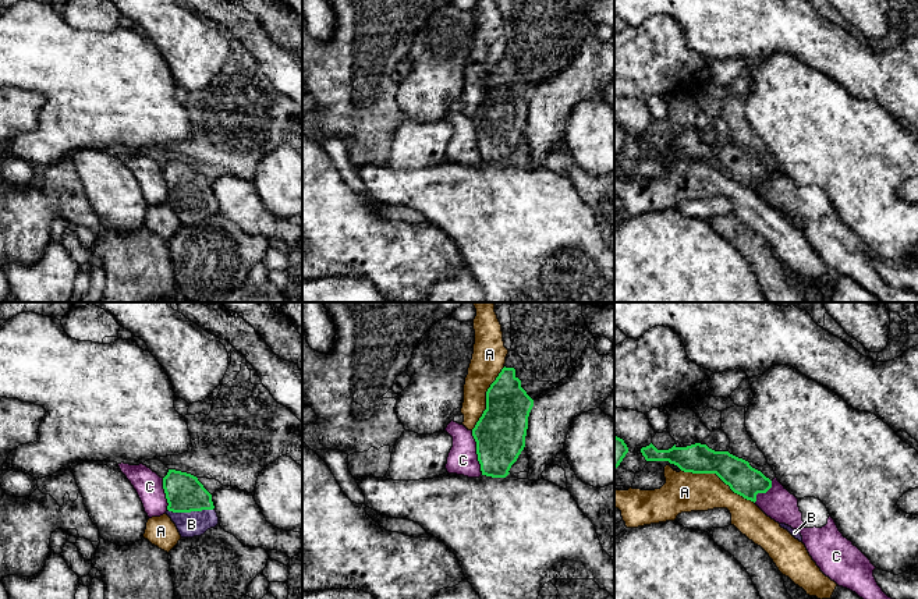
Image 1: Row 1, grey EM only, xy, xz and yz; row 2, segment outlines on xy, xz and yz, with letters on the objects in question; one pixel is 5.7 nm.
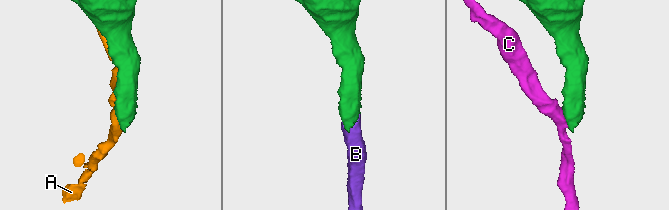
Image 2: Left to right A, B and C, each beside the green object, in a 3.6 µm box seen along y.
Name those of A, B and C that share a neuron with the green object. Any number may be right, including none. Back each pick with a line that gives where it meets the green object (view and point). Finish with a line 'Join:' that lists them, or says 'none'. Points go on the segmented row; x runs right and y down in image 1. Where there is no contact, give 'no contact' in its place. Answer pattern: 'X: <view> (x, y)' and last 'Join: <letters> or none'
B: xy (190, 511)
Join: B

